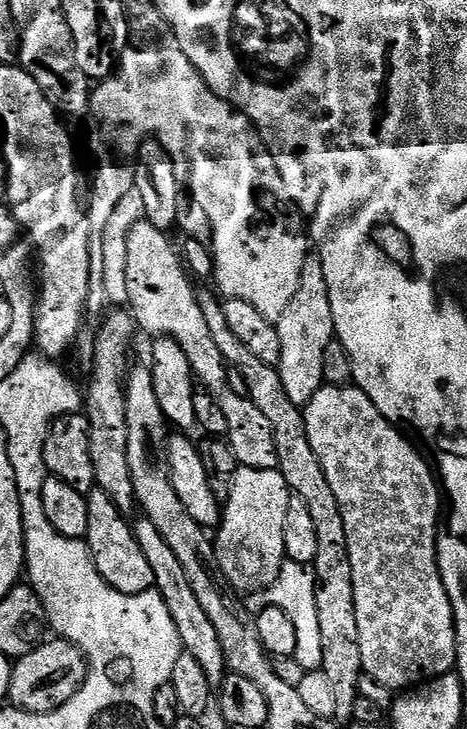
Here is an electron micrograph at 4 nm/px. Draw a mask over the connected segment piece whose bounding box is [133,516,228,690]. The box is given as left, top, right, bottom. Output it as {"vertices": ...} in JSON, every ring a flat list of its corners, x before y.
{"vertices":[[145,516,139,517,139,519,138,522,133,523,133,532,136,541,142,546,142,554,145,555,150,570,154,573,155,589,162,594,163,601,166,602,167,609,170,610,170,616,178,628,183,649,187,655,196,658,201,663,202,670,206,673,207,682,213,690,218,690,224,684,228,672,225,654,218,640,218,632,214,629,214,624,210,622,205,610,199,605,198,598,195,597,194,590,190,587,185,567,178,561,178,556,174,554,174,550,166,544,162,534,158,533,156,524]]}

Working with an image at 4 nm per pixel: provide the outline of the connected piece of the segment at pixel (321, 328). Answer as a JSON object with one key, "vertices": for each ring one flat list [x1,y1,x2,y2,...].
{"vertices":[[309,255,308,261,302,266,302,278,298,278,298,294,290,298,290,306,286,306,286,311,280,320,275,321,275,326,282,342,282,358,278,365,282,386,286,386,290,402,297,406,307,406,316,392,325,386,322,358,326,358,326,346,333,344,336,334,326,274,322,270,319,255]]}

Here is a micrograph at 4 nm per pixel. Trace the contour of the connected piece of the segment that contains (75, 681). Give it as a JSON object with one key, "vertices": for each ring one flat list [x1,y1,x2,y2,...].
{"vertices":[[52,638,13,663,8,700,11,707,22,711,53,712,78,694,87,677,88,663,79,648,69,640]]}

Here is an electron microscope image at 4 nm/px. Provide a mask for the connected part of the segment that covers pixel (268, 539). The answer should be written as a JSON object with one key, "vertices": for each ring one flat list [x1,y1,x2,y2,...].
{"vertices":[[238,468,234,474,233,488,230,490,227,503,223,505,219,525,214,532,214,559,229,589,237,588,238,591,244,592,243,594,265,592,278,579,286,562,284,531,286,510,290,506,292,497,293,493,288,487,286,478,282,478,282,474,276,468,270,470]]}

